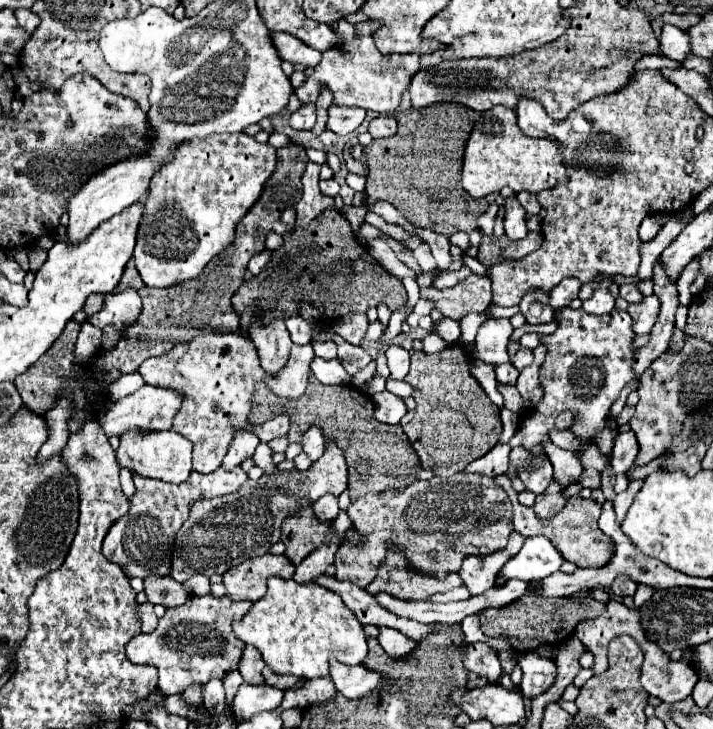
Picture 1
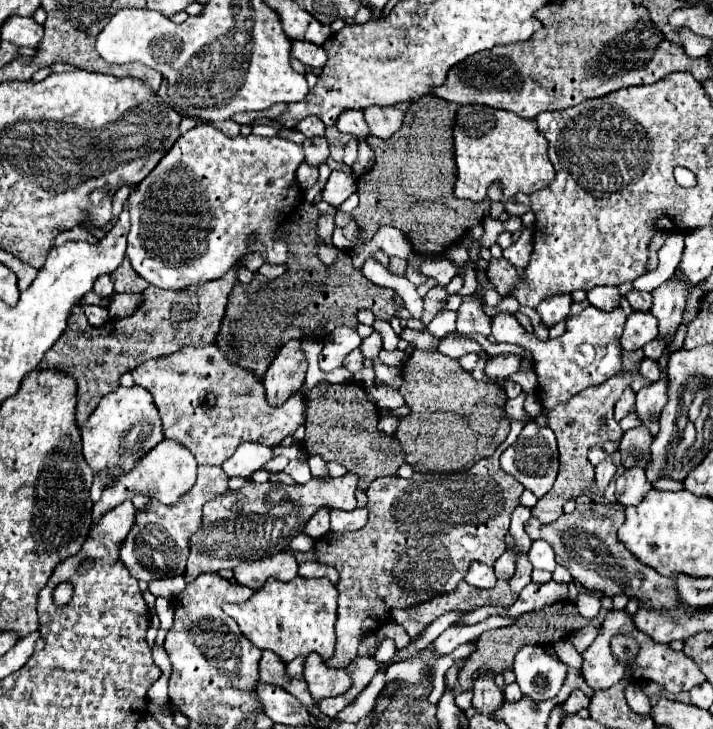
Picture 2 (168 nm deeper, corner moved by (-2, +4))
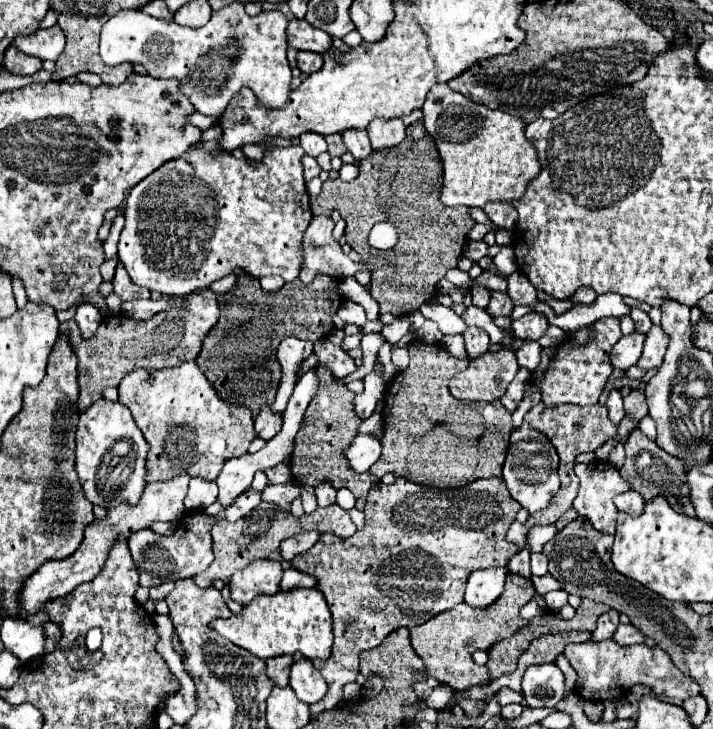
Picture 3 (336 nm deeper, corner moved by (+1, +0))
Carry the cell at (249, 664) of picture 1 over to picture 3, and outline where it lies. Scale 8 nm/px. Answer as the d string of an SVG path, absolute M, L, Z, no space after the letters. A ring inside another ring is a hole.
M281 656L281 658L269 658L267 662L267 674L277 686L287 686L289 684L289 670L293 664L291 656Z

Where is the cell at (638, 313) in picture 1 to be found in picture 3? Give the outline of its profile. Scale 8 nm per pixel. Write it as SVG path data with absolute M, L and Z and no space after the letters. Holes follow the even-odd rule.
M633 332L629 336L623 336L613 346L613 352L611 352L611 364L613 364L613 368L625 372L627 368L635 366L637 360L641 358L643 342L645 342L645 336L639 334L639 332Z

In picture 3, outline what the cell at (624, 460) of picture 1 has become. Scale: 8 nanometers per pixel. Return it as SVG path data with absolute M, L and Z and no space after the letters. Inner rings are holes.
M639 428L633 430L629 440L625 442L625 452L627 452L627 458L619 472L625 480L629 480L633 484L633 490L639 492L645 502L649 502L655 496L665 496L671 502L673 510L677 510L679 514L685 514L685 516L695 516L693 502L689 498L689 482L685 482L685 478L687 478L685 462L681 462L675 456L665 454L665 450L661 450L653 440L649 440Z

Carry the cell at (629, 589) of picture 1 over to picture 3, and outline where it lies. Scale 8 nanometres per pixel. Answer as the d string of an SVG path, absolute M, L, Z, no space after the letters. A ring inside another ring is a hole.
M619 624L615 634L613 634L613 640L619 644L619 646L631 646L631 644L641 644L645 640L645 636L633 626L633 624Z

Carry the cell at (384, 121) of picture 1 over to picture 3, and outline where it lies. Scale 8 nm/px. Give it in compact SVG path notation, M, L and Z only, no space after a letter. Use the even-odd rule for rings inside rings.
M401 118L395 120L373 120L367 128L369 138L371 138L371 146L373 150L387 150L397 146L399 142L403 142L405 138L405 124Z

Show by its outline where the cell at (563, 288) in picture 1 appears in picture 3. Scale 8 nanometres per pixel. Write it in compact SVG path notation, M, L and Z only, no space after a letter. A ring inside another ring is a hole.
M539 312L525 314L523 318L511 322L513 336L519 338L519 340L539 340L545 334L547 326L549 326L547 318L543 314L539 314Z

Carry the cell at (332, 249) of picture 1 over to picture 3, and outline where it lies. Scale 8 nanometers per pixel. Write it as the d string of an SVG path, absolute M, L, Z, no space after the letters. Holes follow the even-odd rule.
M241 274L237 284L219 296L221 316L213 330L205 336L197 366L209 378L223 402L245 406L257 418L257 410L265 402L273 404L281 382L281 364L277 360L277 346L283 338L295 336L299 340L317 342L333 330L331 316L339 308L339 280L321 276L311 284L295 280L285 284L279 292L265 292L257 278Z

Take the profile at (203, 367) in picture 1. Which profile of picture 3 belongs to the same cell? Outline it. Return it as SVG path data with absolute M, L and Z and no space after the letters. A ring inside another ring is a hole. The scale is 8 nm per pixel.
M183 362L177 368L163 368L163 370L137 370L127 374L119 384L119 402L127 406L133 414L133 420L137 422L139 430L143 432L145 440L149 442L149 482L165 482L169 478L175 478L177 474L189 474L191 478L205 478L215 480L221 472L223 464L231 458L239 458L247 452L249 444L257 438L253 430L253 418L251 412L243 406L227 406L217 396L211 382L205 378L205 374L199 370L195 362Z

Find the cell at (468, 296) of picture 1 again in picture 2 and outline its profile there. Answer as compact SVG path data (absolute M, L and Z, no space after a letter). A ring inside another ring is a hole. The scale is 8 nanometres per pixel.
M478 294L464 296L456 314L458 314L458 318L456 318L456 330L460 334L470 334L470 332L478 332L478 334L484 334L484 336L490 334L492 316L488 316L484 312L482 300L480 300Z

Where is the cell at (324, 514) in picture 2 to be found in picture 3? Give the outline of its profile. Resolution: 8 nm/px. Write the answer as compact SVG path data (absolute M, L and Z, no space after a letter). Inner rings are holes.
M303 532L303 534L297 534L297 536L281 542L281 546L279 546L281 558L283 560L293 560L297 554L307 552L317 540L319 540L319 532Z

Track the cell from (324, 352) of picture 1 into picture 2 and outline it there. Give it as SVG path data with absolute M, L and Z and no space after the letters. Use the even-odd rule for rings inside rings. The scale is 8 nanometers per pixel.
M290 340L270 362L264 374L264 386L268 402L282 404L292 392L300 390L306 376L306 356L300 348L300 340Z

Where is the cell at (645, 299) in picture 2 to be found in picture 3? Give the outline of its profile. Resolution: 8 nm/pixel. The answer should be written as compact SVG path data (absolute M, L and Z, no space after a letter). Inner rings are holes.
M631 308L631 314L629 314L635 322L635 330L641 332L641 334L647 334L651 330L651 320L647 316L647 312L639 310L639 308Z

